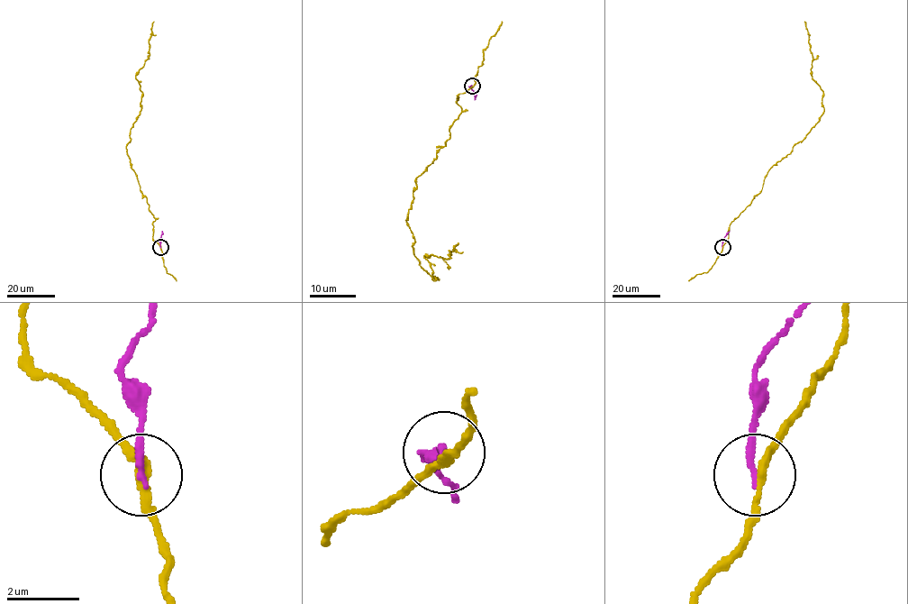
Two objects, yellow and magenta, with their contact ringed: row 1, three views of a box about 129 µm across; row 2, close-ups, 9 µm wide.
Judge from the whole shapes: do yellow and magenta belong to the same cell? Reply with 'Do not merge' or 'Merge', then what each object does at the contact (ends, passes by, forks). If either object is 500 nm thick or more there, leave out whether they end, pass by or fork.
Do not merge. At the ring yellow passes by. At the ring magenta ends

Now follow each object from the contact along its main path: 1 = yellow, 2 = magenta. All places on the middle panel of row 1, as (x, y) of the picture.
1: (471, 86), (416, 179), (406, 223), (433, 280), (424, 257), (449, 258), (458, 243)
2: (471, 86), (469, 86), (475, 100)

